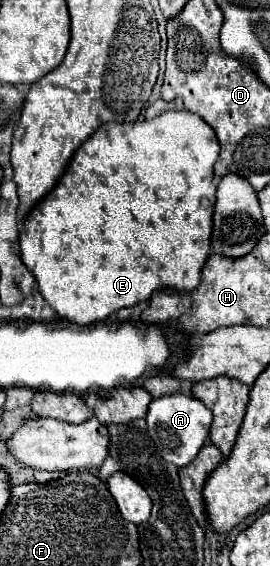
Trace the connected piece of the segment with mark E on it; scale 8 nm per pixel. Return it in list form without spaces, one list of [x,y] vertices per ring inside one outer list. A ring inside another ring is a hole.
[[[165,111],[163,115],[151,119],[151,121],[135,121],[135,123],[105,123],[101,125],[73,155],[71,163],[67,165],[67,171],[61,177],[61,183],[41,201],[33,207],[33,213],[27,215],[23,229],[19,233],[19,249],[21,249],[21,261],[27,265],[27,269],[35,275],[39,293],[49,303],[49,307],[79,325],[89,325],[95,321],[107,319],[111,313],[133,307],[141,301],[147,301],[155,291],[173,289],[177,293],[193,291],[197,289],[197,283],[201,281],[201,267],[205,265],[211,249],[211,231],[213,231],[213,207],[215,207],[215,179],[213,179],[213,165],[219,157],[219,141],[215,131],[195,113],[191,111]]]

